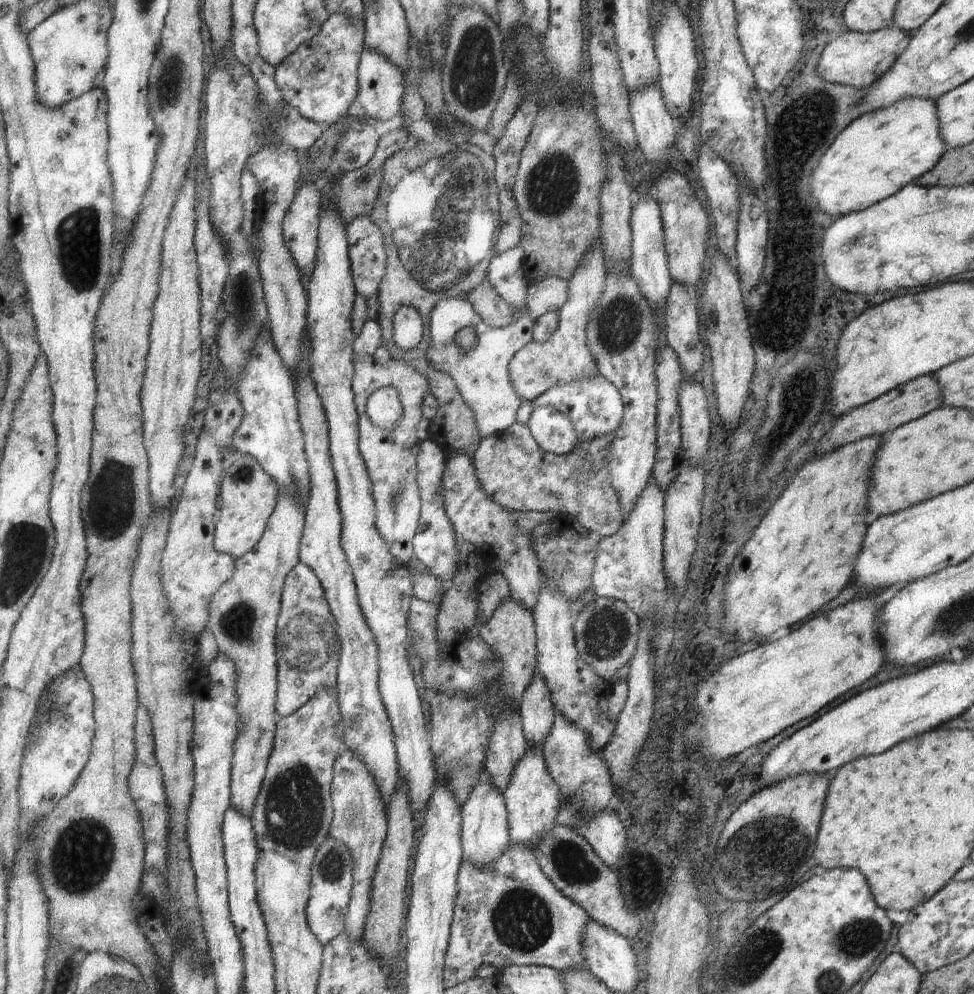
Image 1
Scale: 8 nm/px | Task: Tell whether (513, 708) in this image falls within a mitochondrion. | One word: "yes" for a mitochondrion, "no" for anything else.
no

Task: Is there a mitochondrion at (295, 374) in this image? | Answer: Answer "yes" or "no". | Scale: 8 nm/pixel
no

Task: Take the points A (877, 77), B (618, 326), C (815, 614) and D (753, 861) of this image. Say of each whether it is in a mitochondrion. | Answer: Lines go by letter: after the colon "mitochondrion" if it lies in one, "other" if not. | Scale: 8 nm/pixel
A: other
B: mitochondrion
C: other
D: mitochondrion

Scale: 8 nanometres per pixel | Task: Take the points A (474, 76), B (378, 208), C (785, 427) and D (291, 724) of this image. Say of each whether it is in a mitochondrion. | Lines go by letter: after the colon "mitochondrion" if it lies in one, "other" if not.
A: mitochondrion
B: other
C: mitochondrion
D: other

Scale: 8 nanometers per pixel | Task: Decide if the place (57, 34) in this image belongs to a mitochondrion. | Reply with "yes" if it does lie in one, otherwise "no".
no

